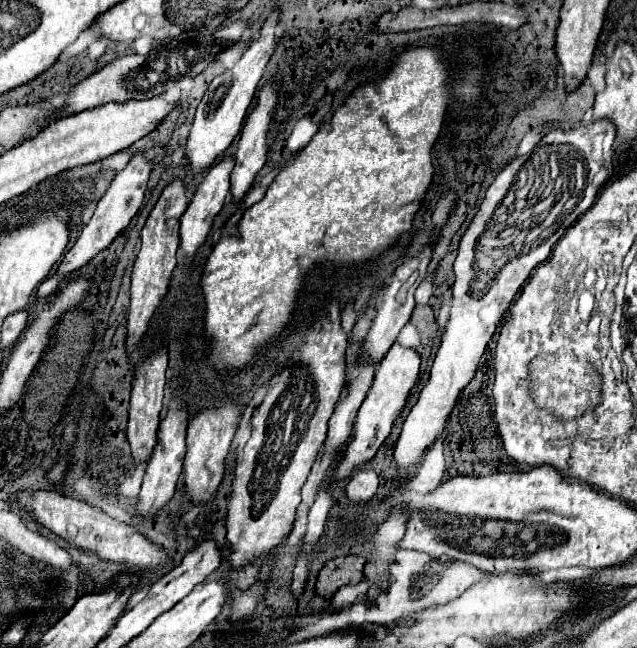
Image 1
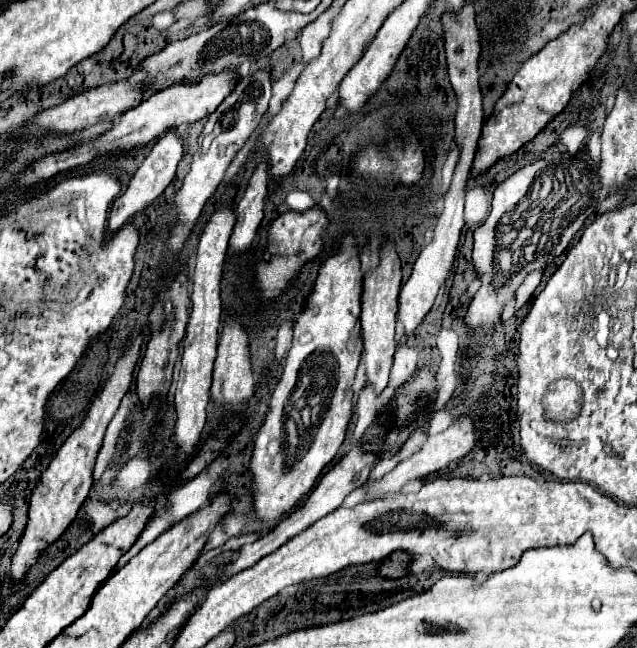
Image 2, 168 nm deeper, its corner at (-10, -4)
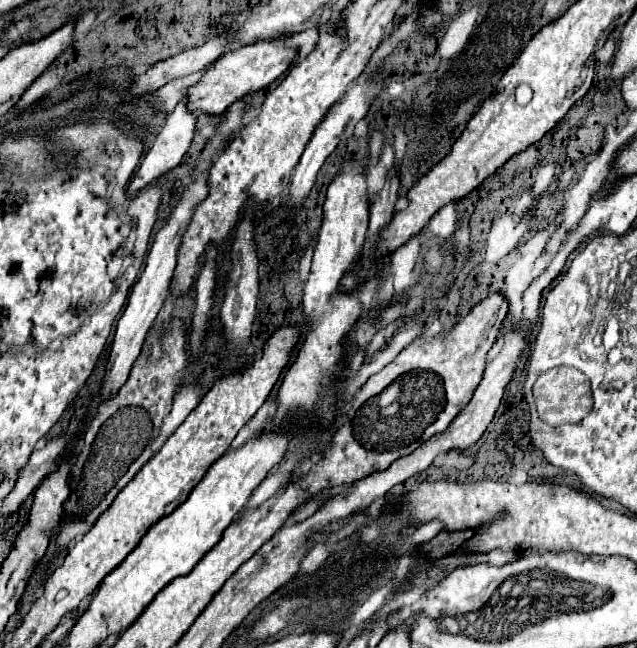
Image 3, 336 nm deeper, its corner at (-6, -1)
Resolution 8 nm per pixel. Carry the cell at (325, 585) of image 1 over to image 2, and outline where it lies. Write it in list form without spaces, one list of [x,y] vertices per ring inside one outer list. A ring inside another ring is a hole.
[[[395,551],[381,563],[379,575],[385,579],[399,579],[407,575],[407,563],[409,563],[409,555],[405,551]]]

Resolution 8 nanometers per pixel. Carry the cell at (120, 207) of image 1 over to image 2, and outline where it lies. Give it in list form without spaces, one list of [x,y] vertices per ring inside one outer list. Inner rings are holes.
[[[167,131],[155,145],[153,149],[149,151],[149,155],[145,157],[145,161],[141,163],[141,167],[135,171],[135,175],[131,177],[129,181],[129,187],[125,189],[125,193],[121,193],[115,201],[113,201],[113,207],[111,207],[111,213],[109,213],[109,225],[107,225],[107,231],[109,233],[115,233],[119,231],[123,225],[127,225],[137,213],[145,211],[163,191],[165,187],[173,181],[175,177],[175,169],[177,169],[177,163],[181,161],[183,157],[183,141],[173,133],[173,131]]]

